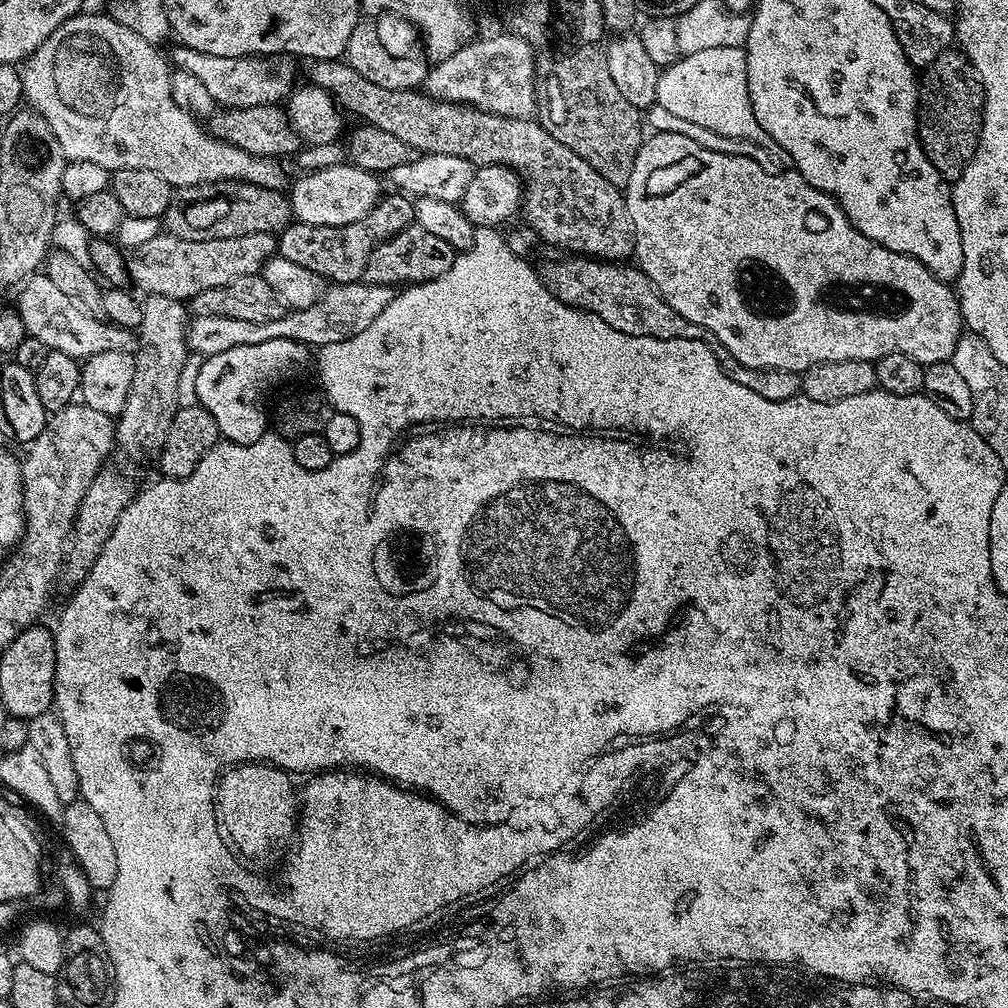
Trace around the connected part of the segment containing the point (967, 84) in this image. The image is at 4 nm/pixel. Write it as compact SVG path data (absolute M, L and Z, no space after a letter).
M949 50L938 54L934 62L923 69L918 80L918 124L920 144L924 147L924 153L928 161L938 170L941 178L948 182L955 182L966 170L970 158L976 153L980 127L984 121L984 88L980 85L980 79L976 76L974 66L968 57L959 50Z

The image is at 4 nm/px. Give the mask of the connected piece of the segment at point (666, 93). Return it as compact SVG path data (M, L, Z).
M714 46L714 50L698 50L697 53L681 55L661 71L656 103L670 110L675 117L714 130L714 133L725 138L742 138L746 142L754 142L765 148L781 169L792 168L790 154L786 154L782 146L773 144L766 130L762 130L754 118L746 82L746 54L743 48Z

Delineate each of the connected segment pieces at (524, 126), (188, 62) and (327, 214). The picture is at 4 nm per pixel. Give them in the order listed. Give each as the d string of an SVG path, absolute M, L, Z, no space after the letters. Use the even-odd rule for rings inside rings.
M343 59L338 60L313 60L310 68L312 68L311 83L317 88L326 90L332 95L333 100L340 105L345 113L353 112L359 119L366 124L378 126L378 130L386 130L390 134L395 134L400 141L406 142L406 146L412 148L416 154L454 154L458 158L466 158L472 165L479 166L481 164L501 164L513 170L519 175L522 184L522 216L528 219L528 224L545 240L548 244L553 244L556 248L565 248L565 253L579 254L589 258L595 258L605 262L624 262L624 260L633 255L634 245L632 243L632 223L628 217L628 207L624 201L624 192L619 187L610 182L606 182L606 178L602 178L602 174L598 174L598 170L594 170L594 166L590 166L590 162L586 162L582 158L578 158L578 154L574 154L574 150L570 150L570 146L562 146L562 142L558 142L558 138L554 138L548 133L548 129L542 127L539 119L536 118L510 118L509 116L499 116L493 112L487 112L481 108L472 108L469 104L451 104L449 100L433 100L431 96L420 90L403 88L402 90L390 90L386 86L378 86L375 82L370 82L370 78L362 78L362 74L358 74L358 70L354 70L354 66L350 66Z
M176 46L170 60L179 71L194 74L194 78L198 78L202 86L206 86L210 98L221 109L249 108L263 104L279 105L291 93L294 87L292 79L296 76L295 70L292 69L293 61L288 58L280 58L275 62L250 56L222 58L218 54L202 54L193 48Z
M353 162L305 172L299 178L301 180L290 191L292 214L299 223L310 226L346 226L358 222L358 218L366 218L366 214L374 210L382 195L381 177L362 170Z

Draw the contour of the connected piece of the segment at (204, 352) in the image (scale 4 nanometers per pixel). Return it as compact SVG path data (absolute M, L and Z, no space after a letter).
M332 284L325 287L322 295L310 306L285 311L271 322L192 316L188 321L188 350L195 355L197 352L200 358L207 358L222 354L222 350L234 350L234 346L258 346L258 342L270 342L274 338L286 338L319 350L328 344L354 338L354 334L362 334L362 330L366 330L366 326L370 326L386 306L390 306L393 295L391 284Z

